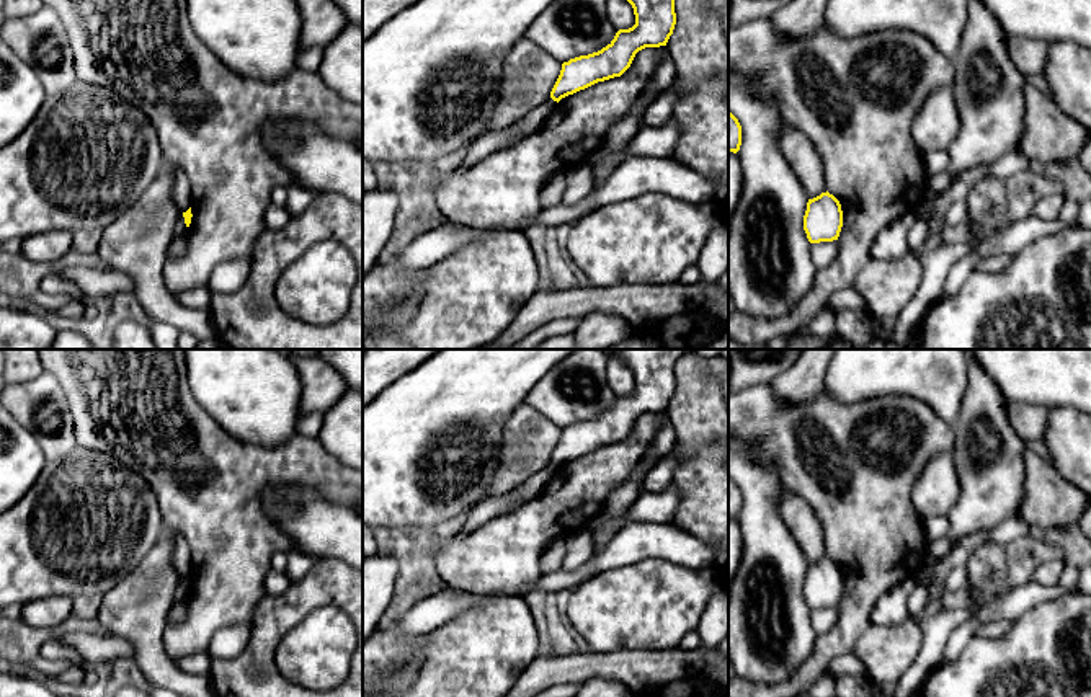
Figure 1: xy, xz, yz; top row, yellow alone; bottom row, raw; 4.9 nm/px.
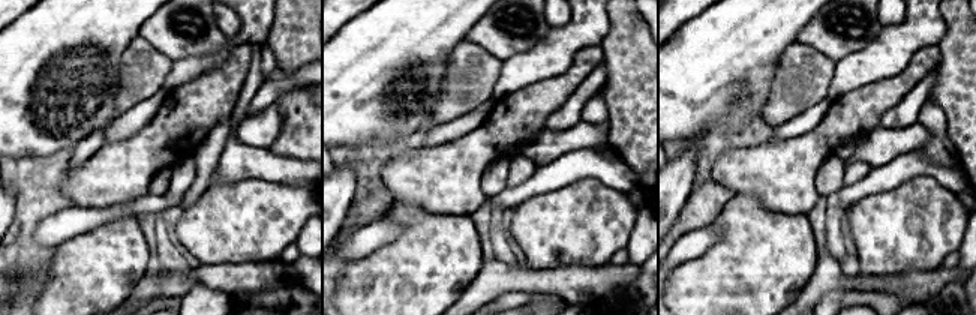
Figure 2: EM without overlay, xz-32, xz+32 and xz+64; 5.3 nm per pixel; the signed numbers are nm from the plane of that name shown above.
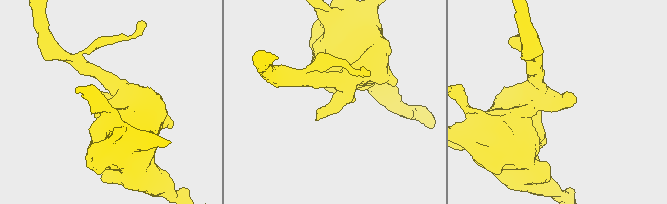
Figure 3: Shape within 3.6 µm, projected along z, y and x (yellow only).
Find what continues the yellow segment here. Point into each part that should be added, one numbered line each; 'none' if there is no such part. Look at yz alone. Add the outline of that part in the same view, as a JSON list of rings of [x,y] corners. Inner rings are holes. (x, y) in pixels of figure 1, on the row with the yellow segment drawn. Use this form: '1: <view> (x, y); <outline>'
none

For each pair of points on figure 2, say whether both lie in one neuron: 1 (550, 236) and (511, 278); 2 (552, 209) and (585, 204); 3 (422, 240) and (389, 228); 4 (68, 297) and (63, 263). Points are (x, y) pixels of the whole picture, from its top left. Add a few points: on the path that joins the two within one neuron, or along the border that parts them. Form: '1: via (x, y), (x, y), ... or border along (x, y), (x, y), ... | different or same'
1: border along (525, 267), (562, 267) | different
2: via (559, 209), (577, 209) | same
3: border along (395, 219), (401, 231), (371, 254) | different
4: via (68, 288), (68, 272) | same

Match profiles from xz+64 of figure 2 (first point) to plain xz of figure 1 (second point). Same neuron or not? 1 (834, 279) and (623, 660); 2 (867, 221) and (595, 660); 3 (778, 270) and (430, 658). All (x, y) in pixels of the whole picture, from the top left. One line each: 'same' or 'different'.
1: same
2: different
3: same

